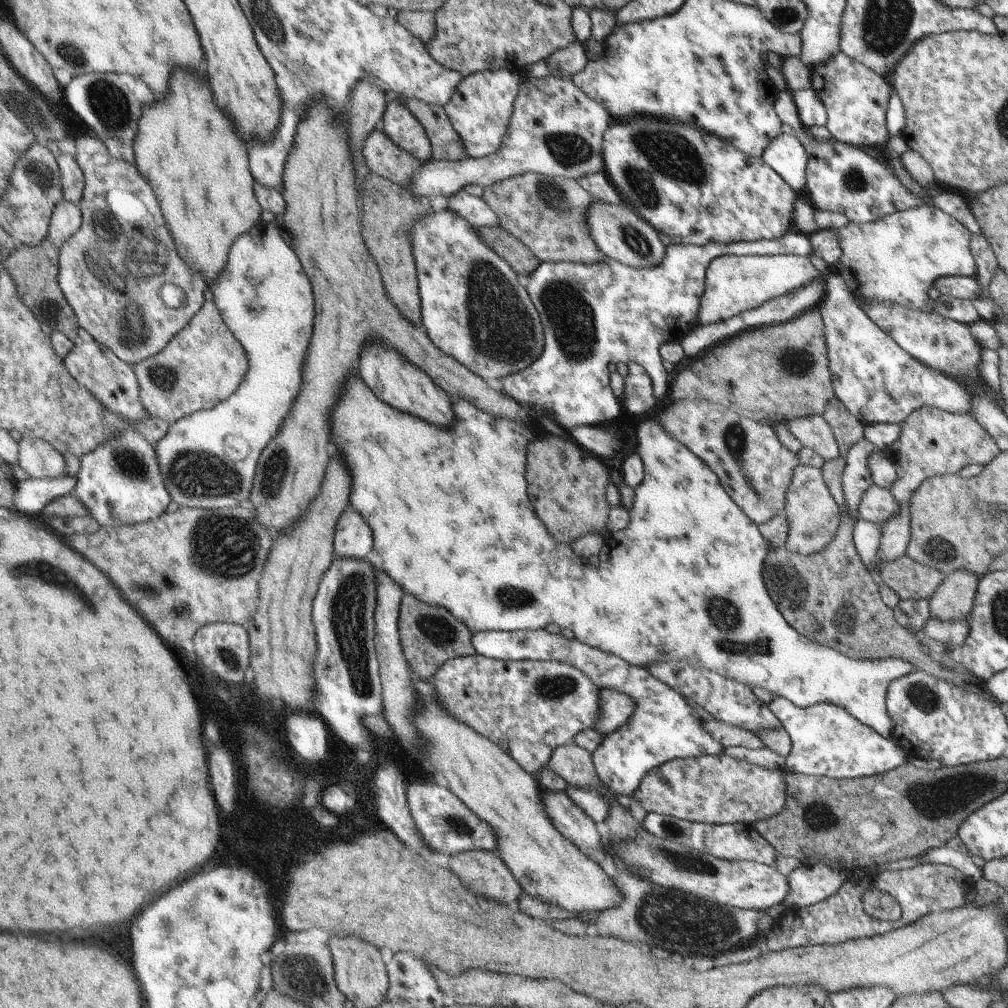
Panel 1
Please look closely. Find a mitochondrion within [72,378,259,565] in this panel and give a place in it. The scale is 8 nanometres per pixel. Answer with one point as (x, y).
(195, 474)

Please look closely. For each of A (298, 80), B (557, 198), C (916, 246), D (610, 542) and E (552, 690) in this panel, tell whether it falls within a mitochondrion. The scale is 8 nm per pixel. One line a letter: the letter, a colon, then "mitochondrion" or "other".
A: mitochondrion
B: mitochondrion
C: other
D: other
E: mitochondrion

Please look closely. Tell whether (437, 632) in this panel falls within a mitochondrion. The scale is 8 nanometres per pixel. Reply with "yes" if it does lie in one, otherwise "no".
yes

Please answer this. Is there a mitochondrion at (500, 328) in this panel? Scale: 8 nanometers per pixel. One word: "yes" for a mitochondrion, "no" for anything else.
yes

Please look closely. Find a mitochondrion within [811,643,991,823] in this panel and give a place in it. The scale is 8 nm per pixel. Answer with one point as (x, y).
(920, 695)

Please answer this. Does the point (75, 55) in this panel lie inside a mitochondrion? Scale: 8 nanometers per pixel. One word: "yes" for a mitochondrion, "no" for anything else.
yes

